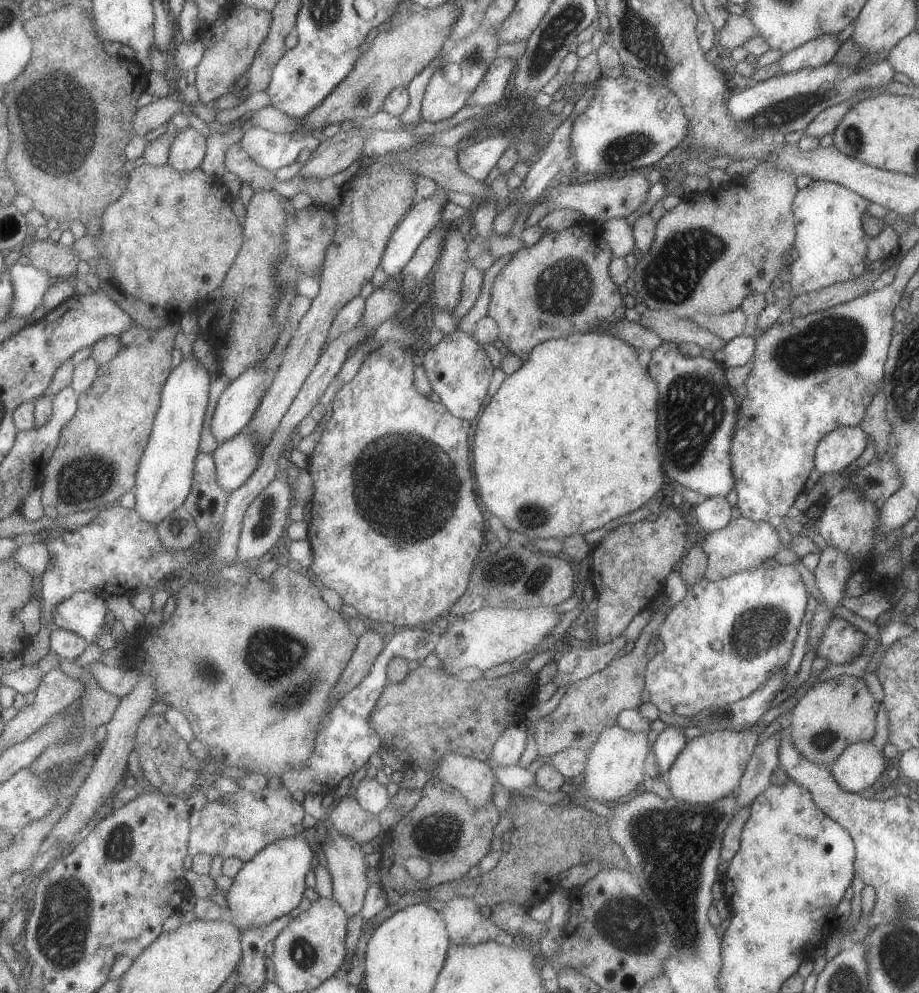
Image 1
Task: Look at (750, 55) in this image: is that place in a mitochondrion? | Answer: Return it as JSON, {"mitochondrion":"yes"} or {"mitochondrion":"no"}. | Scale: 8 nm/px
{"mitochondrion":"no"}

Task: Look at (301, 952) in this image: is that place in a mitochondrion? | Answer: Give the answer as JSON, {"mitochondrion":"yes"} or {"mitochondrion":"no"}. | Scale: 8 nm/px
{"mitochondrion":"yes"}

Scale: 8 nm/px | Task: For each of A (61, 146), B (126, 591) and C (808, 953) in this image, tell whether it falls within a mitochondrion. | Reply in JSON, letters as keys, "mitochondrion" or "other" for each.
{"A":"mitochondrion","B":"other","C":"other"}

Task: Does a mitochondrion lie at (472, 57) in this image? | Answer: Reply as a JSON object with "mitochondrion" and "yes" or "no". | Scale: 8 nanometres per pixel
{"mitochondrion":"yes"}

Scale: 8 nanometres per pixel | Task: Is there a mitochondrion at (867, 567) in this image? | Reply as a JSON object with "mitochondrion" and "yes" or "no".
{"mitochondrion":"no"}

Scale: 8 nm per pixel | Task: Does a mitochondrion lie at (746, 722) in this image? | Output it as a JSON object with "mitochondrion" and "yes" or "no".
{"mitochondrion":"no"}

